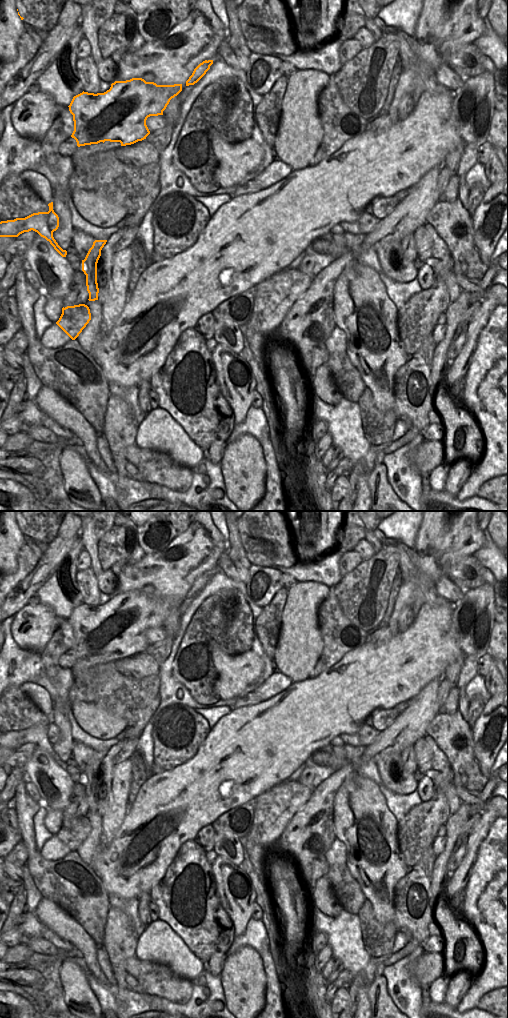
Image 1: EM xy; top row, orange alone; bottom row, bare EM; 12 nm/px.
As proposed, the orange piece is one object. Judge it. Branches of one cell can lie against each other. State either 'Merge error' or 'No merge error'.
Merge error.

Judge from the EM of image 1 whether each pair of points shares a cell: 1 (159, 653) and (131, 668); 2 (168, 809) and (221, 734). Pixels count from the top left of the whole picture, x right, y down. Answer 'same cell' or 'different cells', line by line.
1: different cells
2: same cell

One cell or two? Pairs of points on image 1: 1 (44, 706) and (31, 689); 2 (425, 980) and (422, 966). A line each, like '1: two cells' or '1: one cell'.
1: one cell
2: one cell

